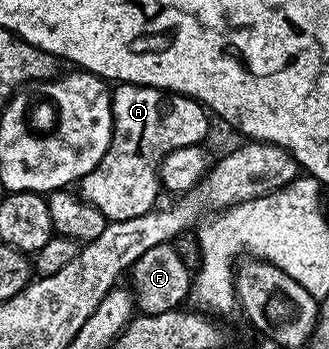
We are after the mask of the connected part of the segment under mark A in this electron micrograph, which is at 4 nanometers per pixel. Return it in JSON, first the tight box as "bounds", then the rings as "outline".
{"bounds":[79,84,210,222],"outline":[[[117,84],[112,89],[112,142],[106,155],[102,155],[98,167],[94,167],[94,171],[90,171],[79,181],[79,196],[86,203],[98,207],[98,211],[102,211],[108,222],[138,219],[138,215],[146,215],[155,210],[158,205],[156,200],[162,197],[160,160],[175,149],[201,144],[208,133],[208,117],[210,118],[209,110],[193,97],[167,93],[164,89],[145,85]]]}

